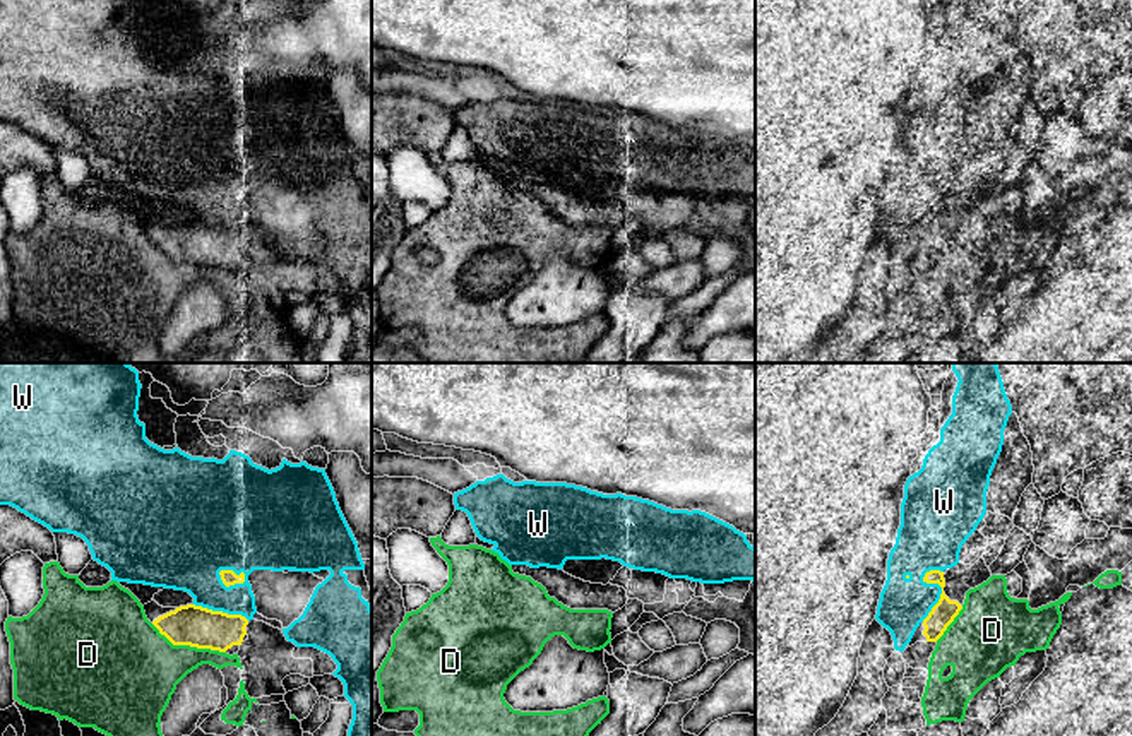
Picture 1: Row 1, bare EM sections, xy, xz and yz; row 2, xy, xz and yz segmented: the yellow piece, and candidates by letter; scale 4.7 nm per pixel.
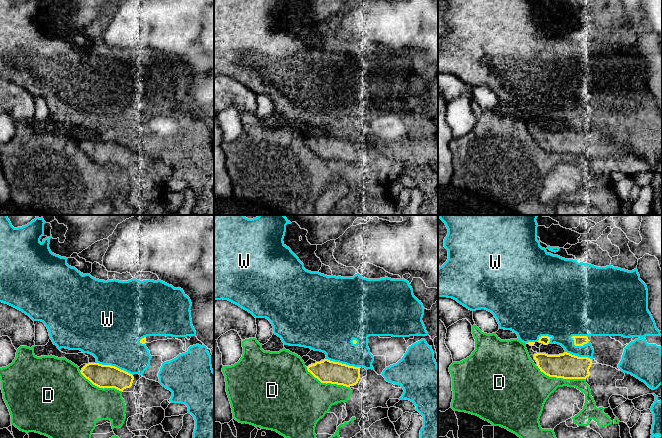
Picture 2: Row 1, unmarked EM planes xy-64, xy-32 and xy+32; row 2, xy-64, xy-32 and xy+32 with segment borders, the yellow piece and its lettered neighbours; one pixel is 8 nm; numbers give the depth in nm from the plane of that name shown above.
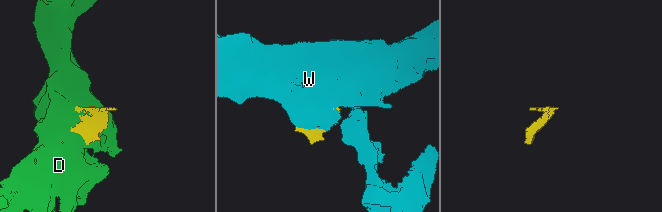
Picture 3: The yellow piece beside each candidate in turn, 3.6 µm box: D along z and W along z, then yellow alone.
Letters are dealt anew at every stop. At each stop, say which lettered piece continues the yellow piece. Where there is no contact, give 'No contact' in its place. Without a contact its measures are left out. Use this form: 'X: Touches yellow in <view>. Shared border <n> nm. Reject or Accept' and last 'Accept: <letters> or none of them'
D: Touches yellow in xy. Shared border 380 nm. Reject
W: Touches yellow in yz. Shared border 260 nm. Reject
Accept: none of them

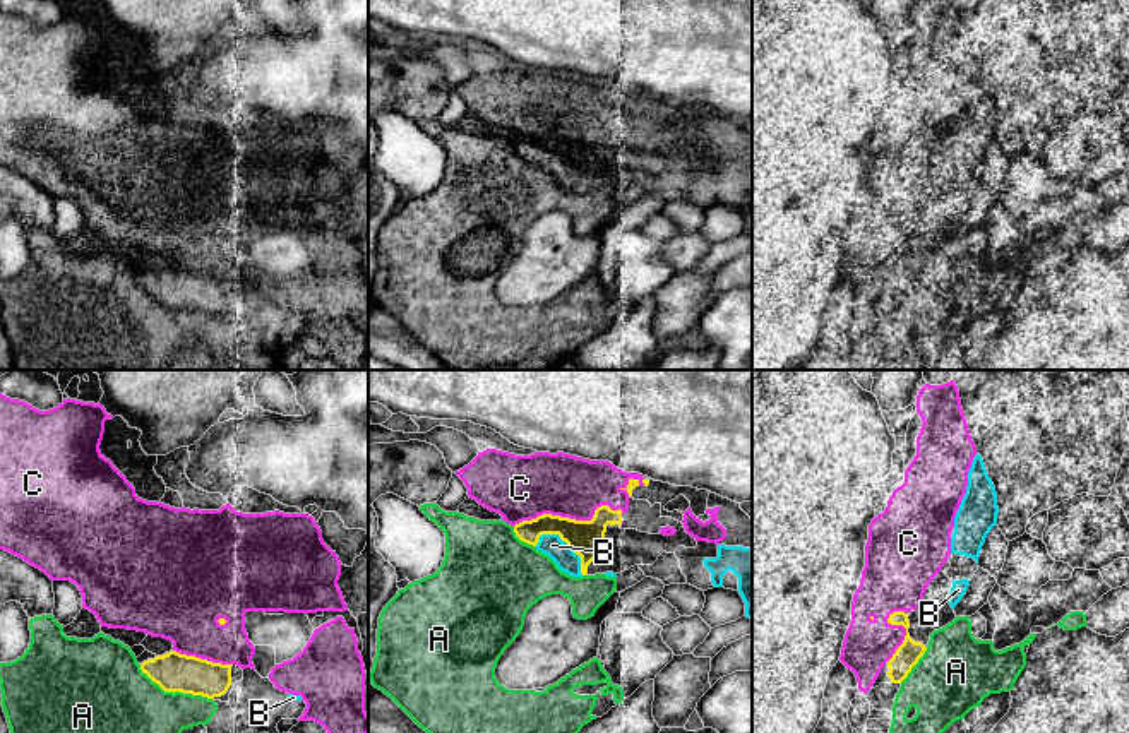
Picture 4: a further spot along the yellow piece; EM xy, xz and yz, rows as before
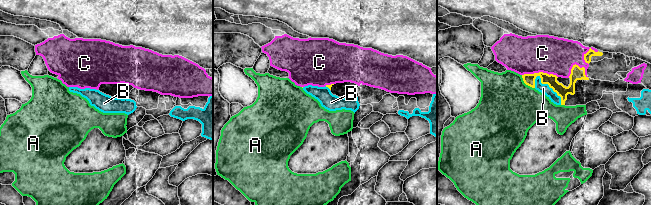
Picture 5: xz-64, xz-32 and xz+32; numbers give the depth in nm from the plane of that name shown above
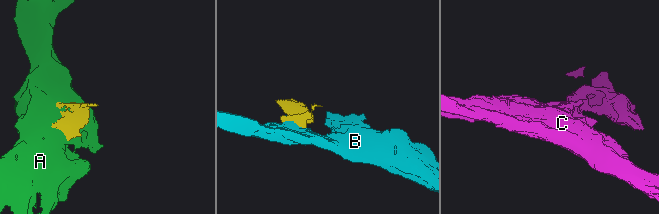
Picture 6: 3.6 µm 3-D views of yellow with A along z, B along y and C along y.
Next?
A: Touches yellow in xy. Shared border 380 nm. Reject
B: Touches yellow in xz. Shared border 280 nm. Accept
C: Touches yellow in xz. Shared border 550 nm. Reject
Accept: B

